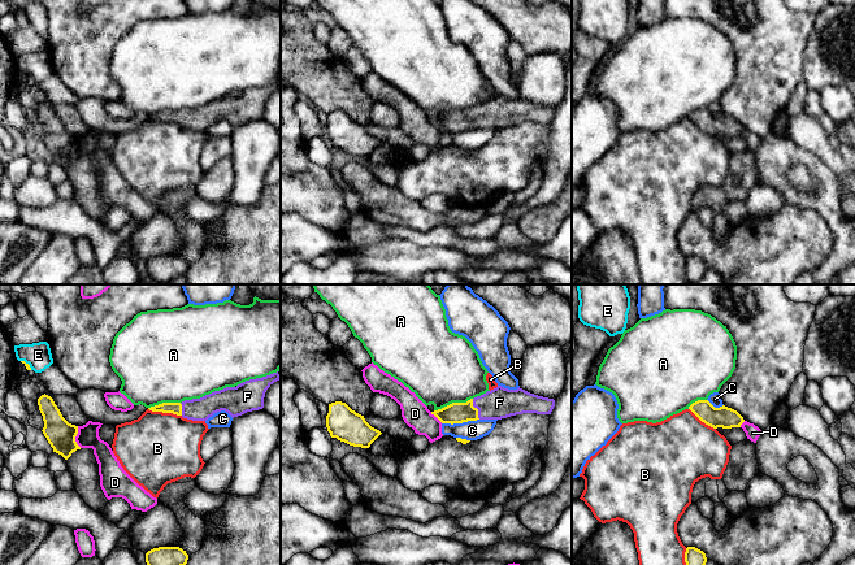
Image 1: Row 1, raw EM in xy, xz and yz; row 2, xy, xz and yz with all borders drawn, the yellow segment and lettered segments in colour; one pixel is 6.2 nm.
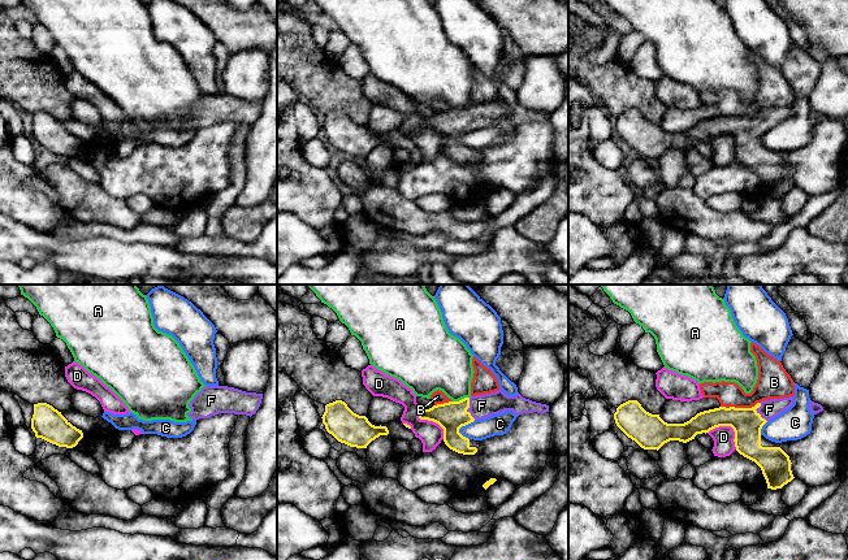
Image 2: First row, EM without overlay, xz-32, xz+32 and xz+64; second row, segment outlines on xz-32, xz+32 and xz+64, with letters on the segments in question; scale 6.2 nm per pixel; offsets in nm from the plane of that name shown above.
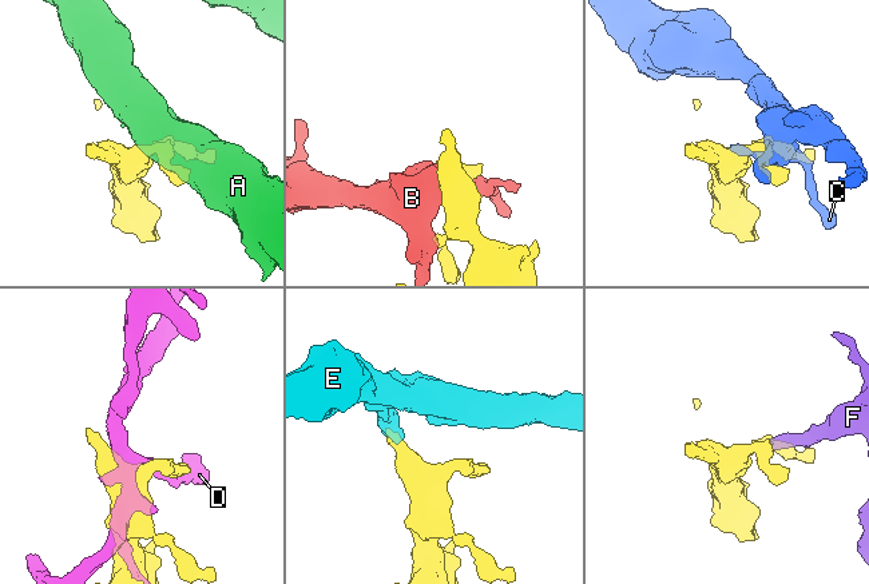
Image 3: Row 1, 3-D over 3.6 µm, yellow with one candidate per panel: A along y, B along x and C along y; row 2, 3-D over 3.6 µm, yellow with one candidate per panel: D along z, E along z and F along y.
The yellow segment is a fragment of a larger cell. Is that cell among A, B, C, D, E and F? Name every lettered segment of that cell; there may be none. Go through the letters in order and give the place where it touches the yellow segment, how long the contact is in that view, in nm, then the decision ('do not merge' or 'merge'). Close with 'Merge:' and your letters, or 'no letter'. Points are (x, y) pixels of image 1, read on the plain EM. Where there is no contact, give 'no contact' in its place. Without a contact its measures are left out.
A: contact xz (452, 112); length 260 nm; do not merge
B: contact xy (165, 121); length 220 nm; do not merge
C: contact xz (460, 131); length 240 nm; do not merge
D: contact xy (76, 144); length 140 nm; do not merge
E: contact xy (27, 73); length 90 nm; do not merge
F: contact xz (477, 118); length 140 nm; merge
Merge: F

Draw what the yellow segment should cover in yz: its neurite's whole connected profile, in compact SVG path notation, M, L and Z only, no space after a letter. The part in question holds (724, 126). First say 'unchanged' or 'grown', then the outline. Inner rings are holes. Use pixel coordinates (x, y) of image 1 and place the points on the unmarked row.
unchanged; M698 109L689 118L706 134L717 138L741 136L743 126L725 114L715 117L708 109Z

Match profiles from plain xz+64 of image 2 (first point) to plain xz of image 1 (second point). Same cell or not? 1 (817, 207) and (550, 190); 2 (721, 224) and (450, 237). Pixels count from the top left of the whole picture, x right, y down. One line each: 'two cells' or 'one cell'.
1: one cell
2: two cells

